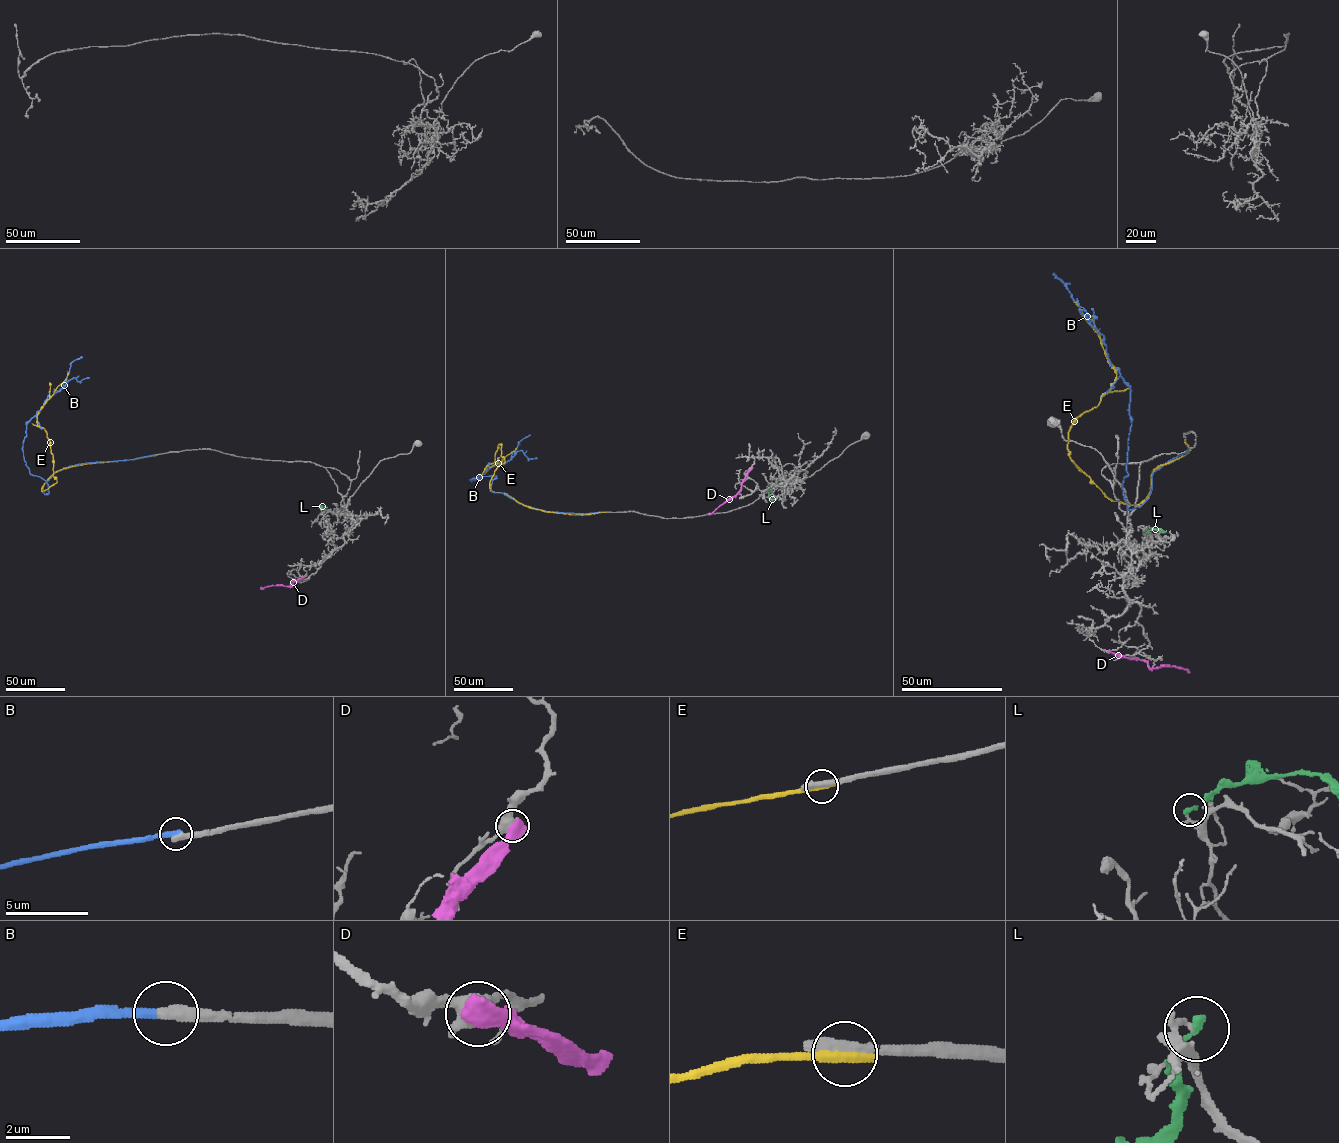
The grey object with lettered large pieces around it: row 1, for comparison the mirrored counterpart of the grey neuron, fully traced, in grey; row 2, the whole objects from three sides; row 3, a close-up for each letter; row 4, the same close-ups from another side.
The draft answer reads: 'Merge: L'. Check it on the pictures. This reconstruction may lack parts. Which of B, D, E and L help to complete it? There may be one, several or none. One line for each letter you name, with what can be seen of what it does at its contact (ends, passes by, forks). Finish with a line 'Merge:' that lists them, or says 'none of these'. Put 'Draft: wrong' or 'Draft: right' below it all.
Merge: none of these
Draft: wrong

